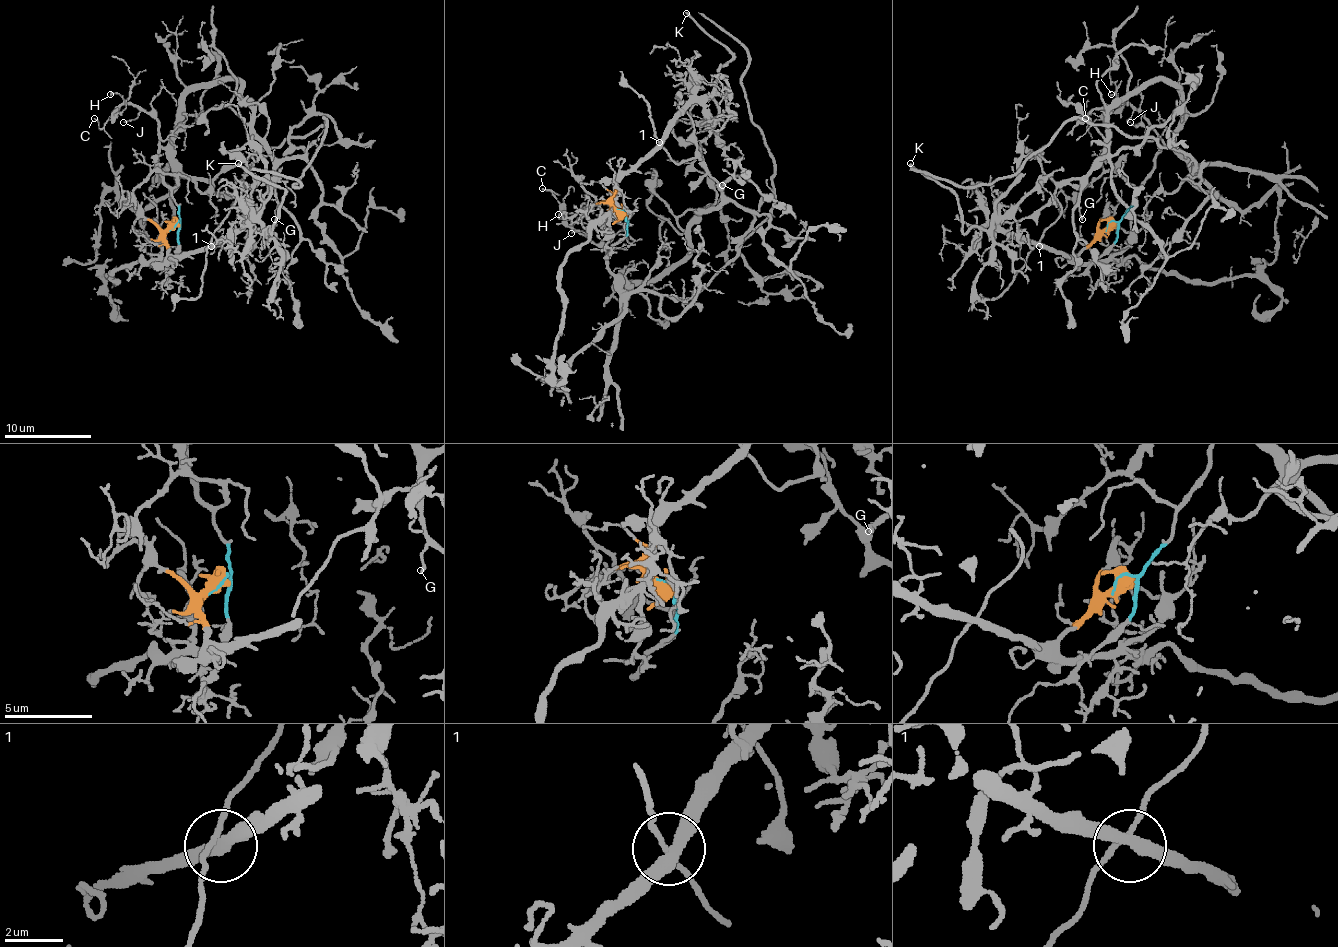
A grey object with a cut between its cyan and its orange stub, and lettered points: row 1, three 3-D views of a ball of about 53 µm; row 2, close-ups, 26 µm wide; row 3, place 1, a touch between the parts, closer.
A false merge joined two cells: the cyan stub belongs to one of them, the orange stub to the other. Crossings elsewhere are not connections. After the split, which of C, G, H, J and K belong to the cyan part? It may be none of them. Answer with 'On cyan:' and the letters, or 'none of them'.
On cyan: C, G, H, J

